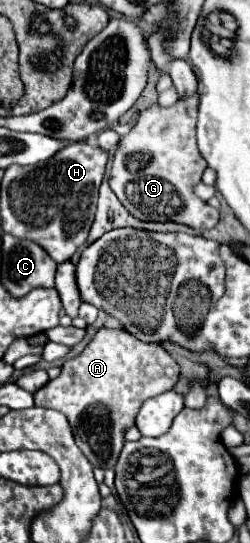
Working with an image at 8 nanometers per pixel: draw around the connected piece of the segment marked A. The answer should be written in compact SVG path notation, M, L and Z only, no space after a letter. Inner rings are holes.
M103 327L91 339L85 351L79 357L65 361L61 375L45 383L41 389L37 389L33 397L37 407L55 409L67 417L75 435L75 443L79 445L79 449L93 467L113 469L123 447L123 435L129 427L135 425L135 417L141 409L141 403L145 403L151 397L157 397L159 393L169 391L177 383L177 377L179 377L179 365L159 343L143 343L125 329Z

